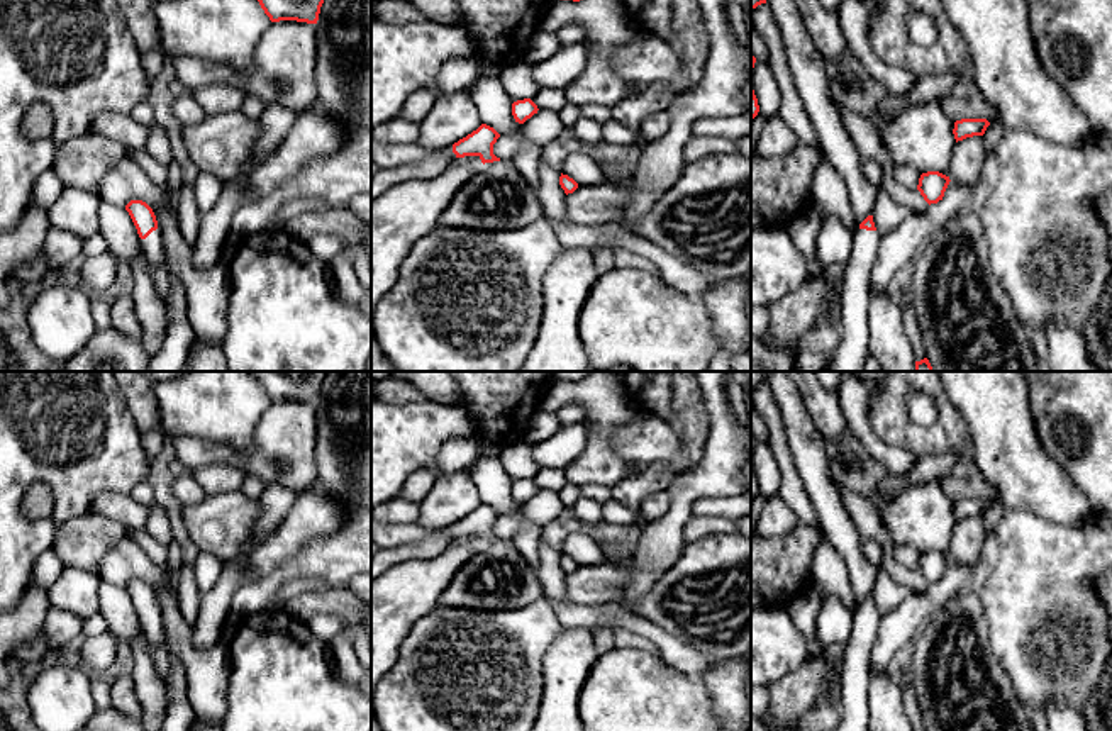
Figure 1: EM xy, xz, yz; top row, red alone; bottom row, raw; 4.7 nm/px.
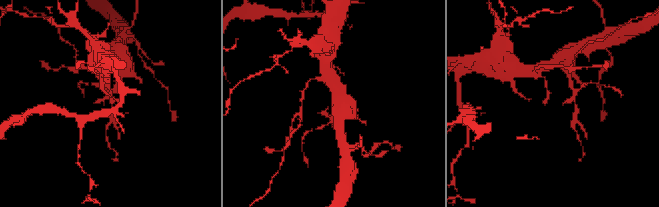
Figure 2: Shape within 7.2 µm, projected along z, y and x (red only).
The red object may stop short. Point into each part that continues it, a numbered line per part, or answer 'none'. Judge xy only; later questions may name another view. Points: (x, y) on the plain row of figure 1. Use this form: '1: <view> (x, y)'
1: xy (153, 624)

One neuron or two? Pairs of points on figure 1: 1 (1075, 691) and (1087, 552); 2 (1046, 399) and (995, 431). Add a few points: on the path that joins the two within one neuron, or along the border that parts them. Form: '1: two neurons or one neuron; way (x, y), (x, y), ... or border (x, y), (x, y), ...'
1: one neuron; way (1073, 657), (1073, 585)
2: two neurons; border (1028, 389), (1029, 412), (1041, 448)

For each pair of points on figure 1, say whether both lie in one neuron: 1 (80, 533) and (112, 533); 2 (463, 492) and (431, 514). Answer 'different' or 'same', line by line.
1: same
2: same

